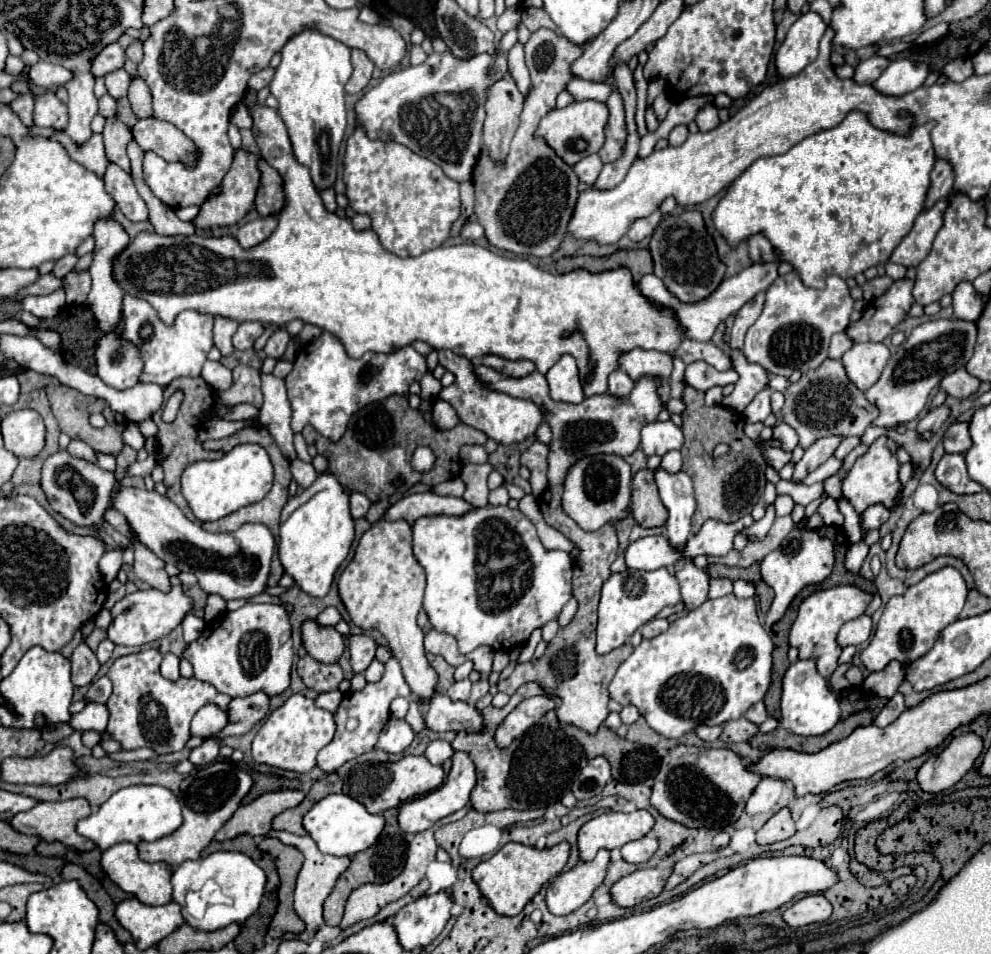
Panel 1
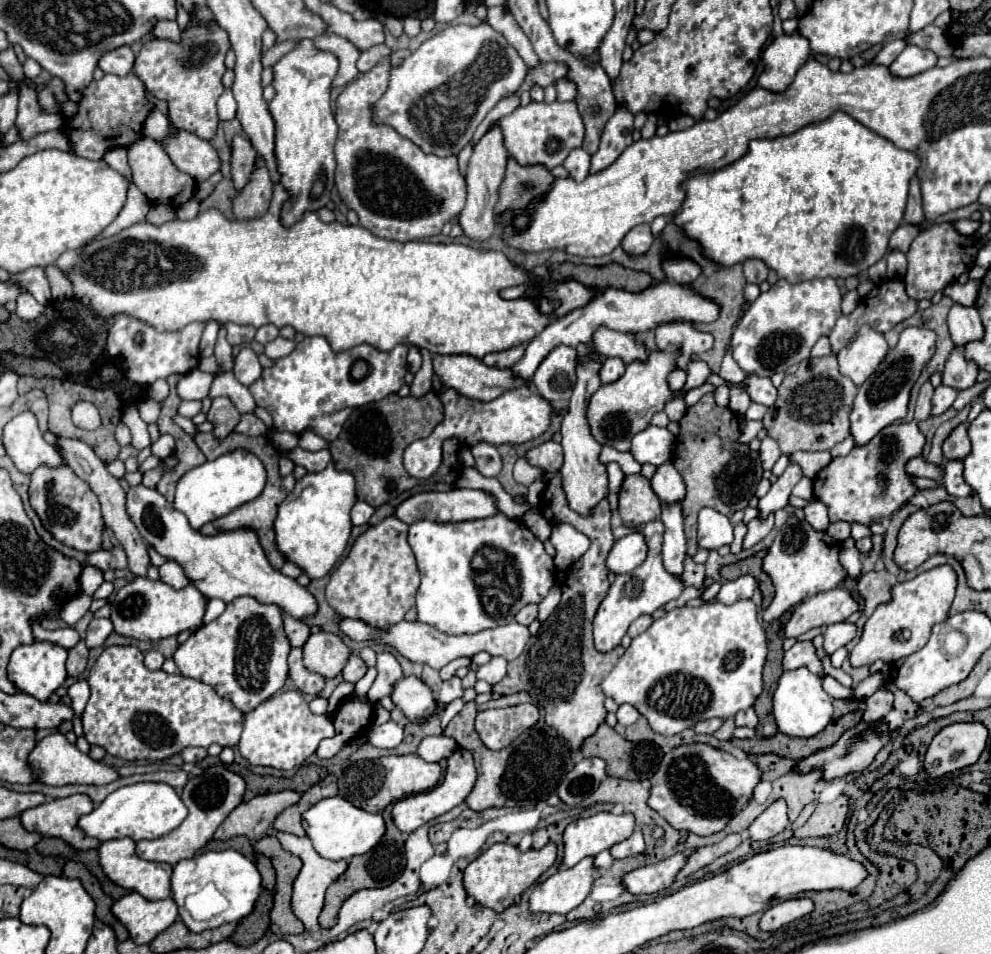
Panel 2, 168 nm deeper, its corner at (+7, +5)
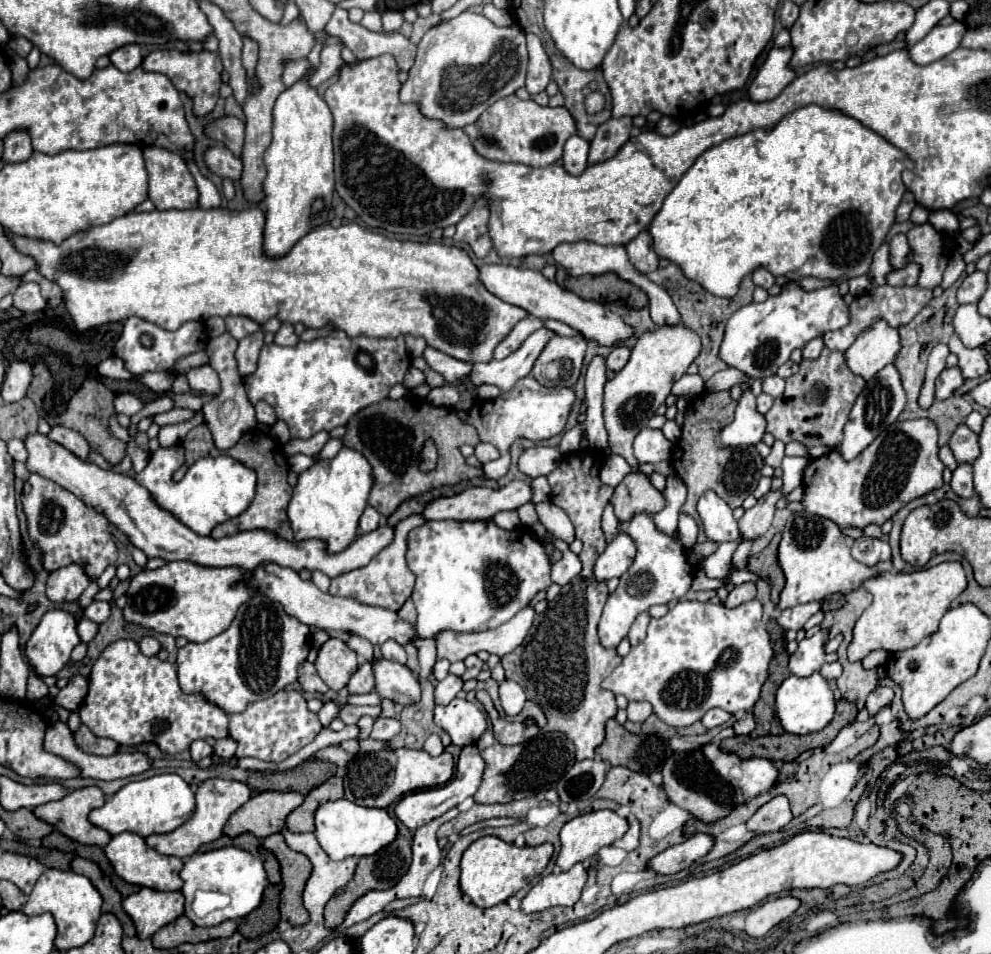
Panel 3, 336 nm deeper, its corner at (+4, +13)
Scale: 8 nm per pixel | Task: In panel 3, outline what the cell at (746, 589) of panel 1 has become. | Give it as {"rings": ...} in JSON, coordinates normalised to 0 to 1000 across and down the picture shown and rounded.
{"rings":[[[754,609],[754,611],[748,611],[748,613],[742,613],[740,615],[740,619],[734,624],[732,634],[734,636],[744,636],[750,630],[758,630],[762,624],[764,624],[762,611],[760,609]]]}

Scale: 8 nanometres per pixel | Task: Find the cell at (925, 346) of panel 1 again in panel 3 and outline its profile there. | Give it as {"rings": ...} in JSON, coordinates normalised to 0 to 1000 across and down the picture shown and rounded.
{"rings":[[[901,381],[893,383],[881,397],[875,399],[873,408],[869,410],[857,433],[857,441],[853,443],[853,458],[847,464],[847,475],[851,477],[851,481],[863,481],[893,448],[897,448],[907,437],[911,427],[913,410],[909,404],[909,393]]]}

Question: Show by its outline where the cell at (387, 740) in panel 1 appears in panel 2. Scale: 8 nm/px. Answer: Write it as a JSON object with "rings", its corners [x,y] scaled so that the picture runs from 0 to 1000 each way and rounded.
{"rings":[[[398,756],[377,762],[373,766],[373,775],[371,775],[371,779],[375,779],[377,783],[387,783],[387,785],[396,785],[404,777],[406,777],[406,762],[400,760]]]}

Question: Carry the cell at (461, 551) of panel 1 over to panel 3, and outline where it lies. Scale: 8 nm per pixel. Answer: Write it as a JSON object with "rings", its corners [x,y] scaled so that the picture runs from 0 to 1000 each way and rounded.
{"rings":[[[495,544],[431,546],[425,552],[415,555],[411,592],[421,605],[415,628],[421,636],[419,657],[423,668],[437,668],[445,659],[471,664],[504,657],[510,651],[514,651],[522,640],[526,640],[544,619],[552,619],[556,613],[554,607],[556,590],[548,569],[540,565],[536,557],[532,557],[532,569],[530,569],[530,557],[526,552],[510,557]]]}

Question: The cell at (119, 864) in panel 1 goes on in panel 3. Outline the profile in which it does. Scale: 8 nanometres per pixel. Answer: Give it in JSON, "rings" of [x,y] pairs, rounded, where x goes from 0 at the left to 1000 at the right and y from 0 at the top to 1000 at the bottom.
{"rings":[[[126,871],[126,873],[114,875],[112,882],[106,886],[106,894],[108,894],[108,900],[112,903],[116,915],[122,921],[126,921],[128,926],[150,930],[156,934],[179,934],[185,928],[185,923],[181,919],[185,903],[181,898],[169,898],[169,896],[158,894],[156,890],[150,890],[146,886],[146,879],[138,873]]]}

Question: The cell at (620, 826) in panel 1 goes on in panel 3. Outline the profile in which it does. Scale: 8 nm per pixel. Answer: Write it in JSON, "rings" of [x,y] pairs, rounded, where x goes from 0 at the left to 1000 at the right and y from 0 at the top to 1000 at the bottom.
{"rings":[[[617,848],[596,850],[572,861],[566,869],[566,892],[562,909],[576,911],[580,905],[600,896],[606,888],[619,886],[621,879],[633,873],[633,858]]]}

